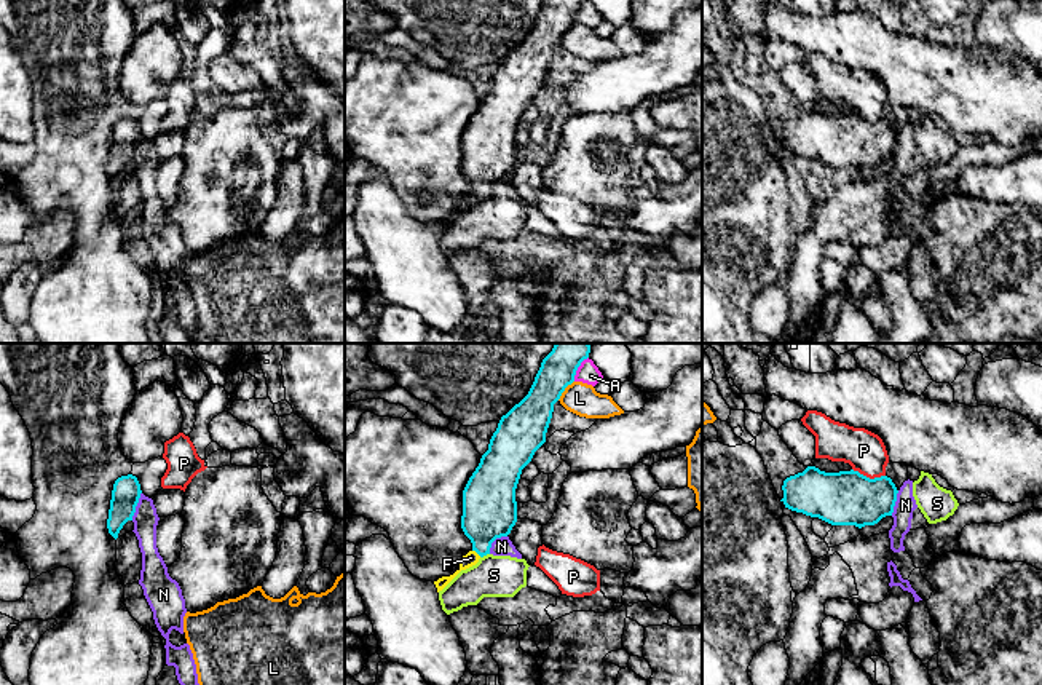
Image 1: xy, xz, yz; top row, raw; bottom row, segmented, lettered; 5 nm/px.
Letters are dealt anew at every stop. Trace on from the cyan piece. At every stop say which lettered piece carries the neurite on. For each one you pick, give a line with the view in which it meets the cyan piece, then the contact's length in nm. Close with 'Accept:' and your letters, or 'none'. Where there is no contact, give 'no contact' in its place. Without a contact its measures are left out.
F: meets cyan in xz; contact 60 nm long
Accept: F

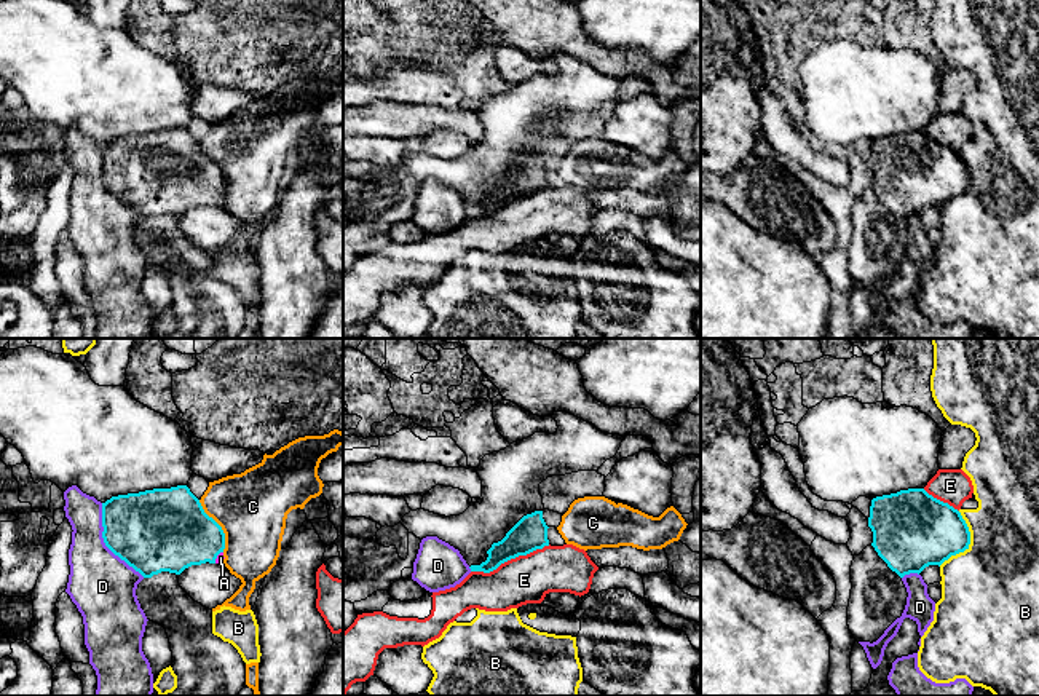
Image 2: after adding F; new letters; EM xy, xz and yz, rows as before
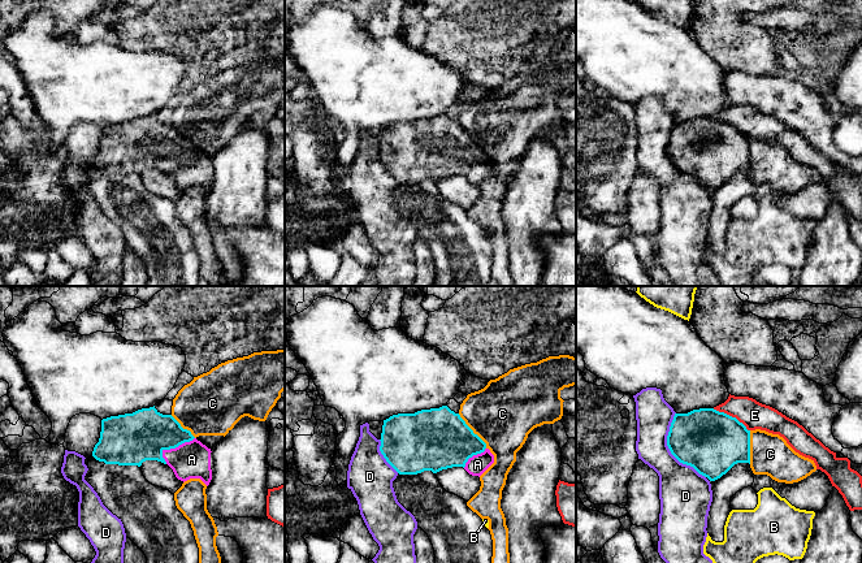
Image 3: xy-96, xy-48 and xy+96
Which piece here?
A: meets cyan in xy; contact 80 nm long
Accept: A

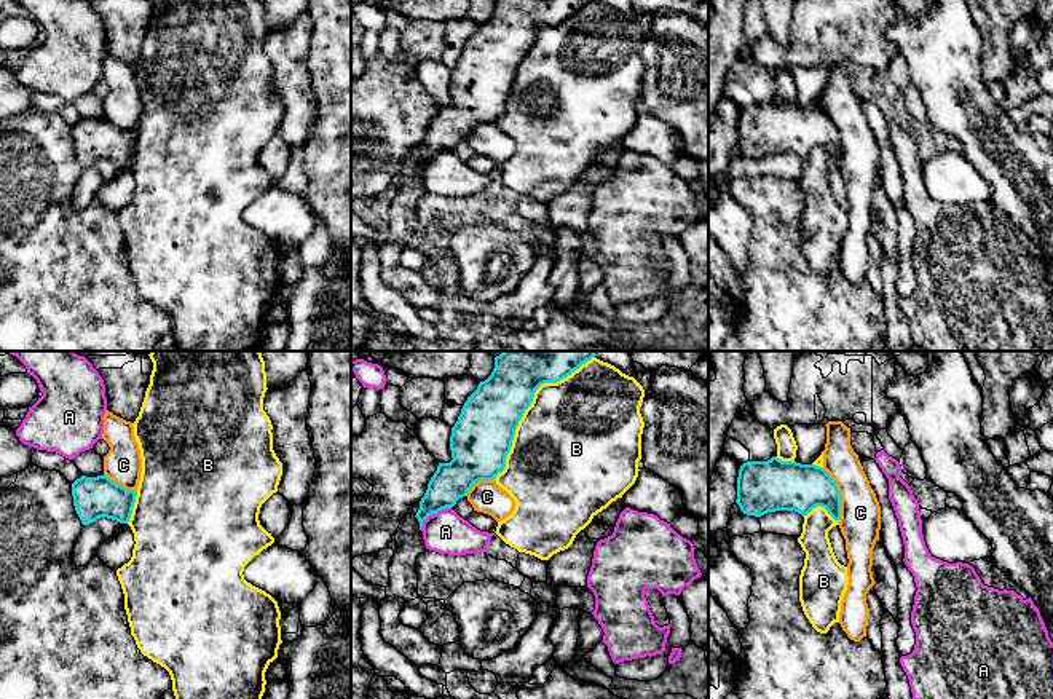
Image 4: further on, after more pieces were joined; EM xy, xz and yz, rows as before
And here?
Accept: none

